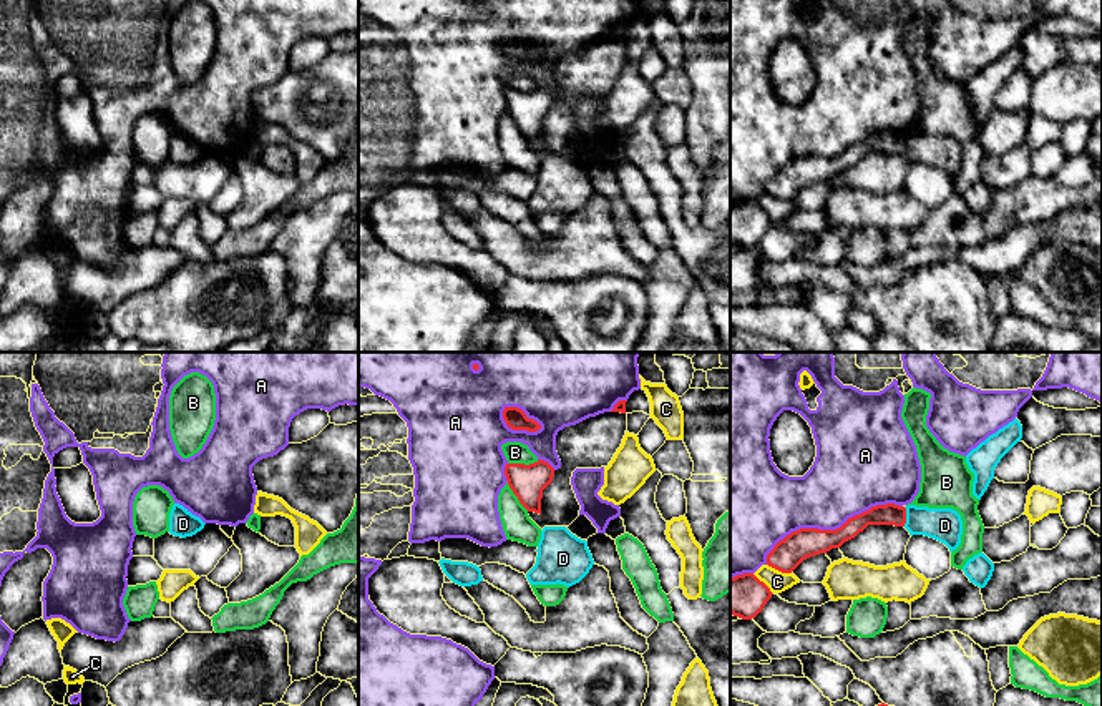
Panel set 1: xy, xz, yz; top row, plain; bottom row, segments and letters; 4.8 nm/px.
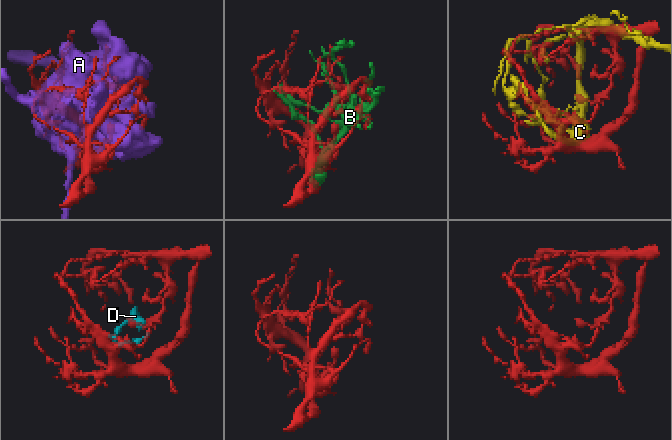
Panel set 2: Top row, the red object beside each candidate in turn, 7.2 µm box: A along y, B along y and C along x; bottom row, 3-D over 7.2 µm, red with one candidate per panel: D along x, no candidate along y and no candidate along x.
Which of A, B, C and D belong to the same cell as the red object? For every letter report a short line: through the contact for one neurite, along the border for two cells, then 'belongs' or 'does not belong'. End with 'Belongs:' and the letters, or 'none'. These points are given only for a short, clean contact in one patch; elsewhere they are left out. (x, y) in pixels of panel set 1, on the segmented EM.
A: does not belong
B: does not belong
C: does not belong
D: line yz (903, 507), (905, 525); does not belong
Belongs: none

